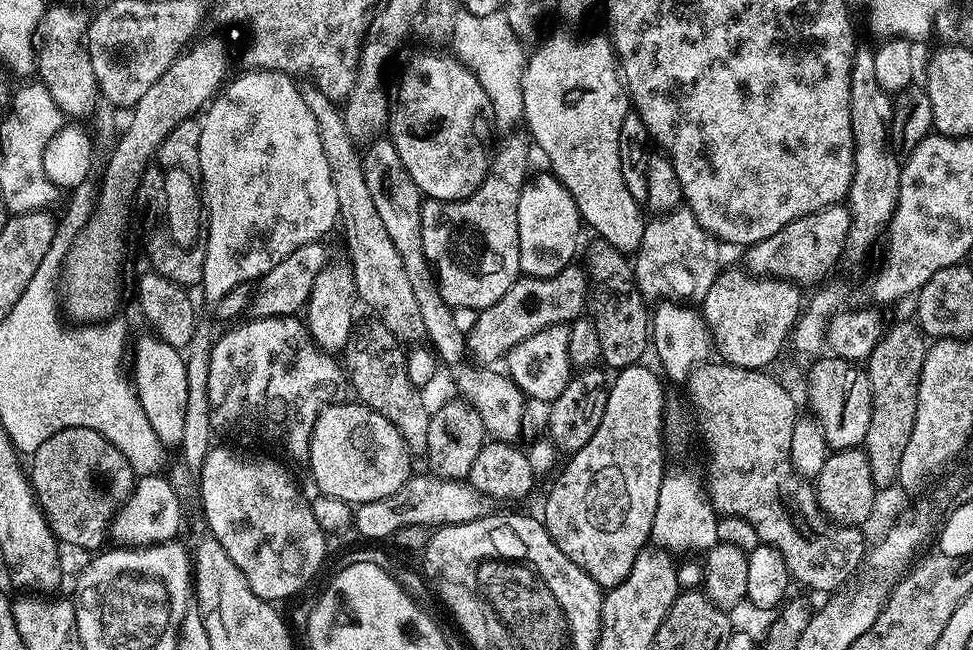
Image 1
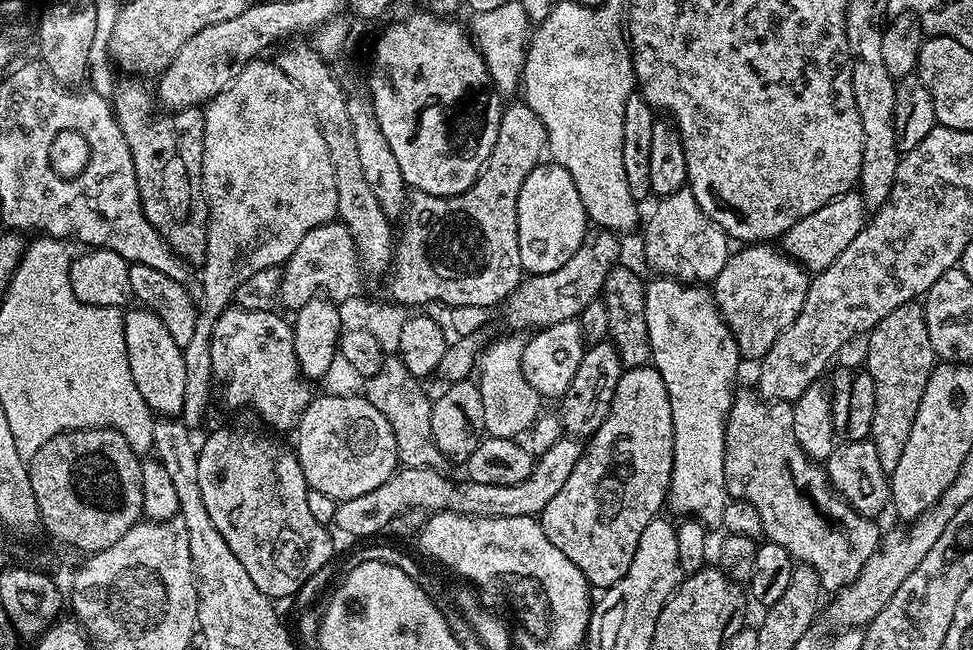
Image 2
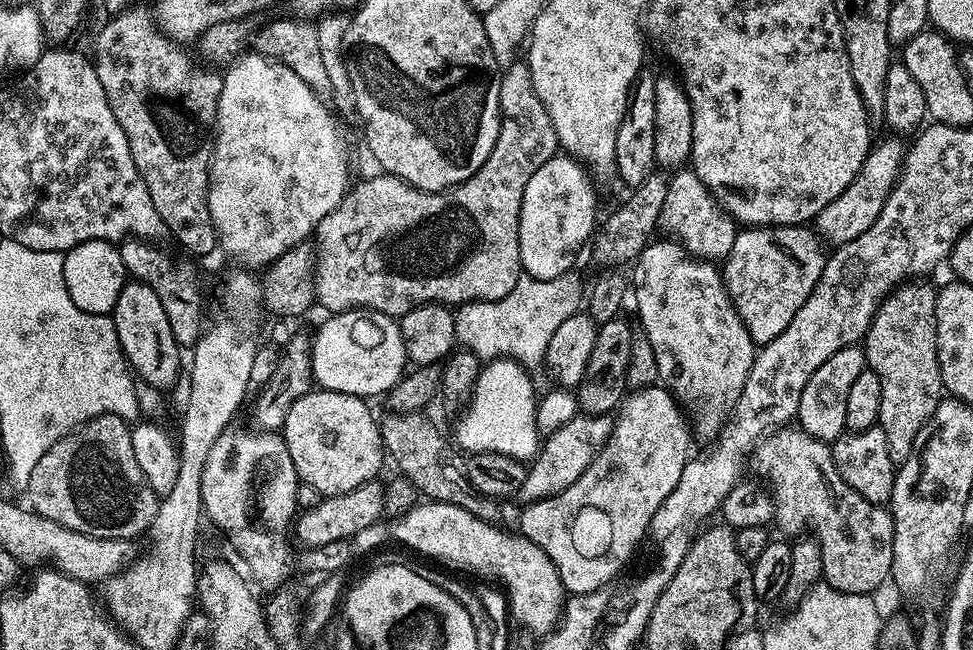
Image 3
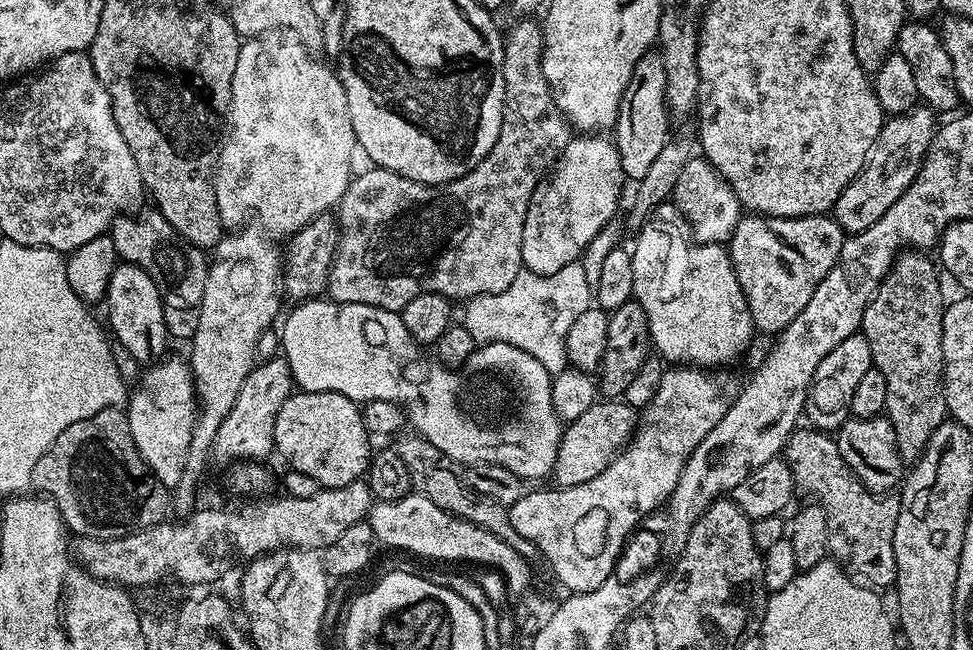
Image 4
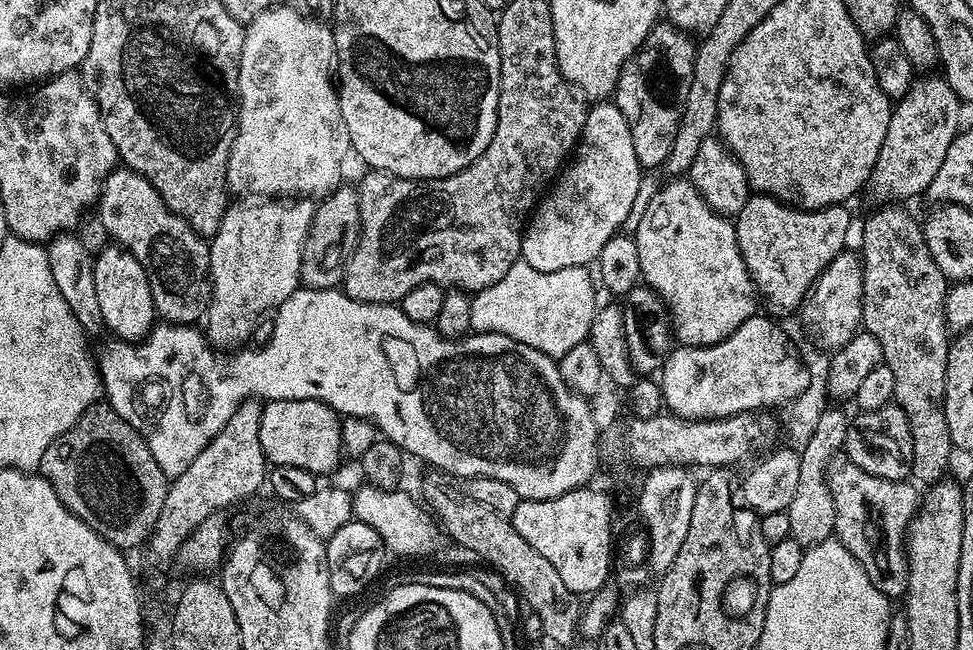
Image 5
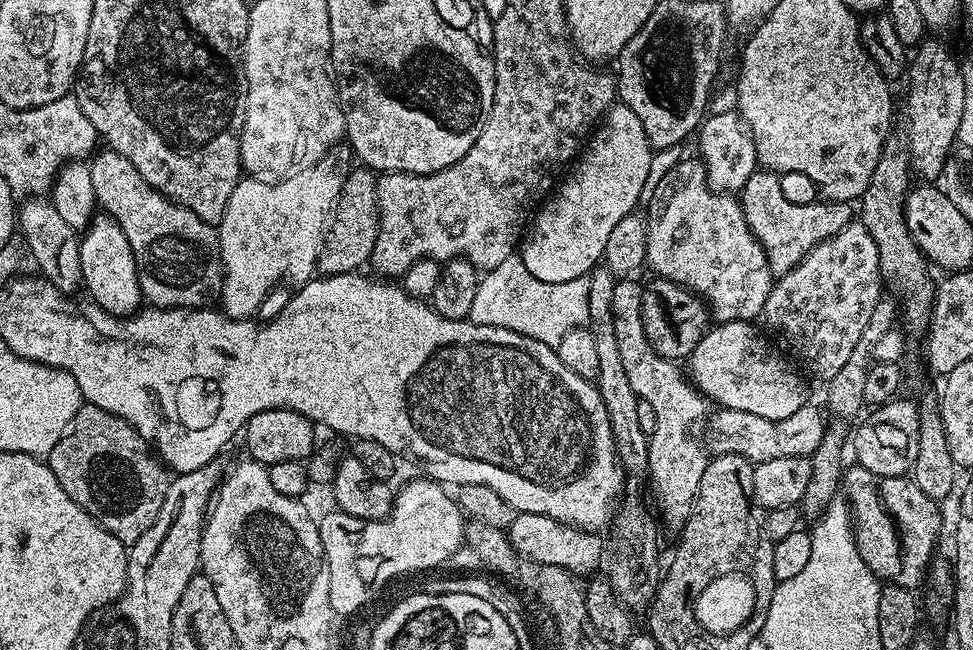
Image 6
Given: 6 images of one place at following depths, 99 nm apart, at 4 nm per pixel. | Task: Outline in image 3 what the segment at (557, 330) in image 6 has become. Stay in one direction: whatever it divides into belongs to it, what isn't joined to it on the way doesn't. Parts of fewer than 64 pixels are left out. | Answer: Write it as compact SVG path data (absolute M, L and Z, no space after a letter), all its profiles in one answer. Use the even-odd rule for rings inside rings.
M575 271L564 272L558 278L539 280L527 274L521 275L520 281L501 300L473 300L471 304L461 304L455 309L454 330L456 343L461 349L473 352L482 362L491 360L515 360L525 368L529 374L543 369L546 364L550 338L554 338L554 330L566 322L566 318L577 315L582 308L582 288Z

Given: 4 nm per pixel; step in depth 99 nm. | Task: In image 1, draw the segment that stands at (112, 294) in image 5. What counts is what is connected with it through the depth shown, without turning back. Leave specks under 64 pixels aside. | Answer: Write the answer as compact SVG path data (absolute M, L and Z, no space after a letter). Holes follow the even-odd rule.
M147 334L136 344L136 396L146 410L146 419L165 449L175 449L182 442L186 419L186 366L181 349L162 342L155 334Z

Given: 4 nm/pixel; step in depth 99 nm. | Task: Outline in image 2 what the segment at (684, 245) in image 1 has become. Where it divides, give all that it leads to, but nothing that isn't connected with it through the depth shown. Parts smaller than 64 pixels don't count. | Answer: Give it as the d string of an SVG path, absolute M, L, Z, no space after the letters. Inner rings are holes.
M685 187L682 190L678 190L674 194L670 194L669 196L659 197L655 203L656 209L649 214L648 225L644 228L644 260L650 267L653 268L654 271L656 271L653 273L659 274L664 278L683 280L685 284L699 284L701 286L707 285L709 282L715 280L718 274L722 274L722 266L726 266L726 262L728 261L728 257L730 255L730 247L728 248L728 244L730 245L730 238L720 229L719 226L716 225L716 223L712 221L712 219L710 219L710 217L704 213L702 206L698 206L698 202L694 198L692 191Z

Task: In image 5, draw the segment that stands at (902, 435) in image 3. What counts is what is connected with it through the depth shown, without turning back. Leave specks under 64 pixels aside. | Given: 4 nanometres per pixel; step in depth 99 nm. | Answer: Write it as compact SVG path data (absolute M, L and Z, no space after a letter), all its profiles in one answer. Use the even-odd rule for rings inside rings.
M880 206L877 212L868 216L864 224L864 319L863 331L878 338L884 355L883 363L894 370L895 403L906 414L906 422L910 422L912 435L912 471L913 477L931 486L943 479L948 468L948 459L954 455L950 442L950 429L946 426L944 413L944 379L946 378L946 362L948 361L948 345L950 329L944 318L944 301L948 299L950 281L938 270L938 262L930 254L930 246L926 246L923 227L915 220L904 206Z

